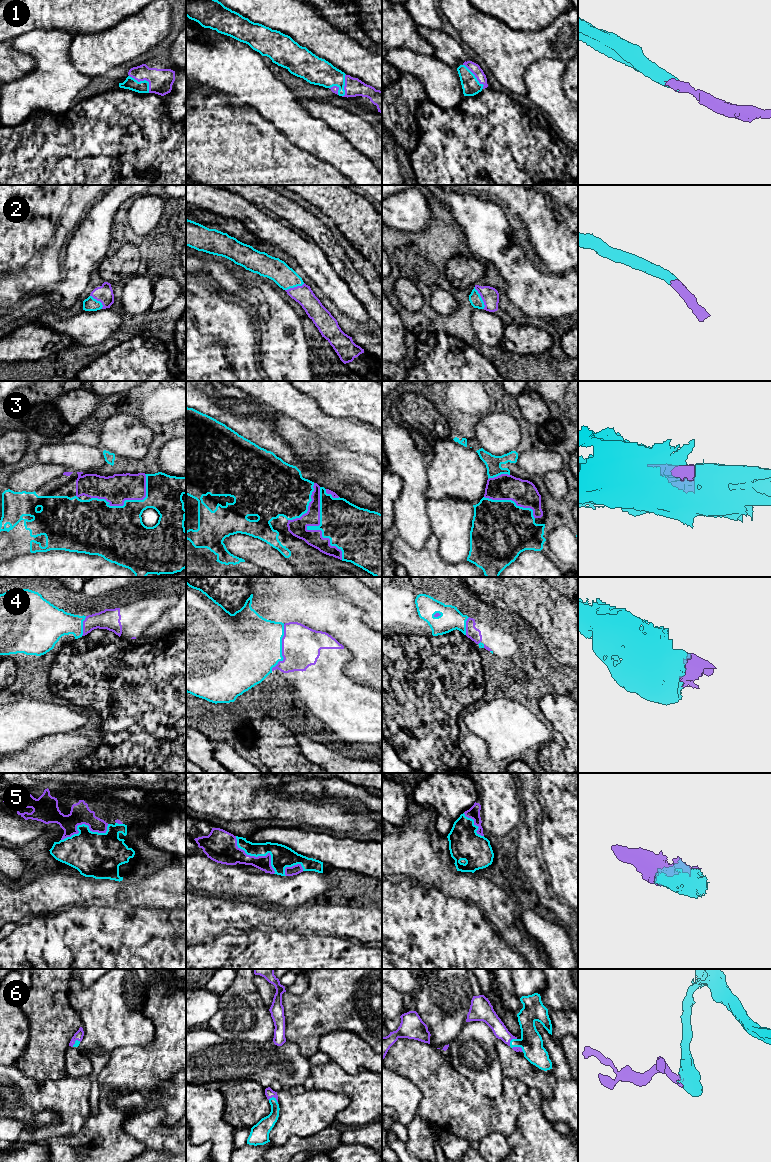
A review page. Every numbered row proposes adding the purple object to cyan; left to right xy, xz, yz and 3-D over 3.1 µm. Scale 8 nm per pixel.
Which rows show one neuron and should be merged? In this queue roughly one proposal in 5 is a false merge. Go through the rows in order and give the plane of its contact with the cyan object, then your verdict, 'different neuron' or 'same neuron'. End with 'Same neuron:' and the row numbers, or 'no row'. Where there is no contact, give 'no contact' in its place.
1: xy | same neuron
2: yz | same neuron
3: xz | same neuron
4: xz | same neuron
5: xz | same neuron
6: xz | same neuron
Same neuron: 1, 2, 3, 4, 5, 6

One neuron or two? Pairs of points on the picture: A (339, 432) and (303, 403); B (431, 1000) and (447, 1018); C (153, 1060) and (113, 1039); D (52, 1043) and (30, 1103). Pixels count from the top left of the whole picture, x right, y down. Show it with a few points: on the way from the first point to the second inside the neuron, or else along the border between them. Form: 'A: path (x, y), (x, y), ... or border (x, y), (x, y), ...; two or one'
A: path (330, 429), (312, 412); one
B: path (435, 1004), (445, 1014); one
C: border (148, 1043), (119, 1046), (111, 1052); two
D: border (19, 1067), (38, 1082), (60, 1079); two

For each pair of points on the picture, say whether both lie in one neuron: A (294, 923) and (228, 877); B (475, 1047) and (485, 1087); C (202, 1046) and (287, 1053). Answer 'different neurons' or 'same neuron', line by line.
A: different neurons
B: same neuron
C: same neuron

